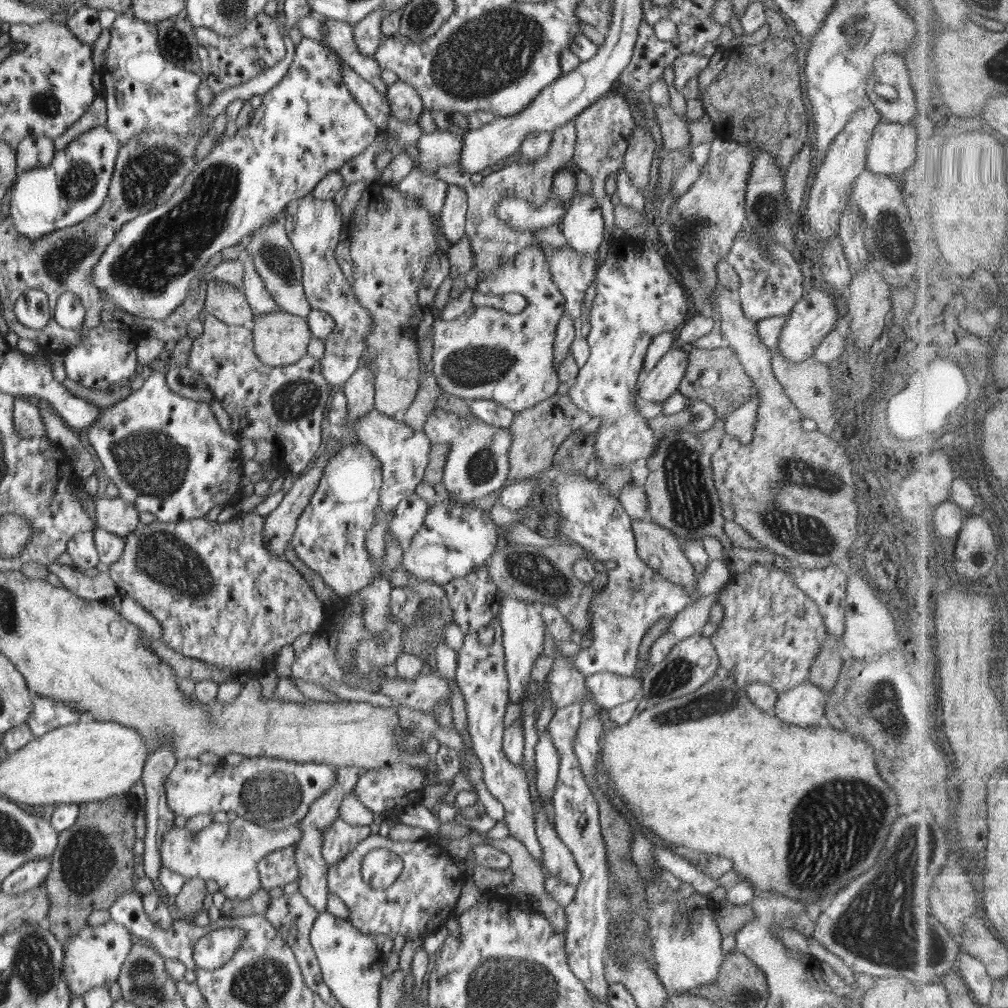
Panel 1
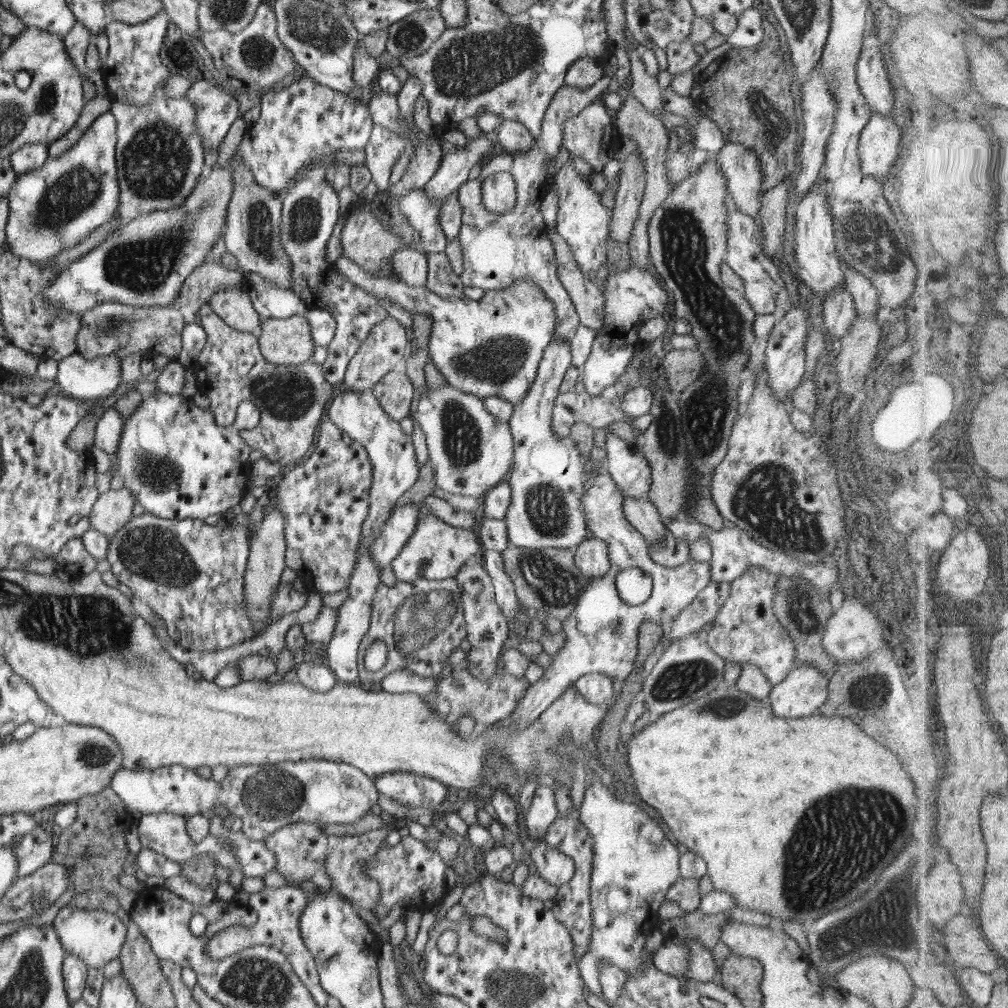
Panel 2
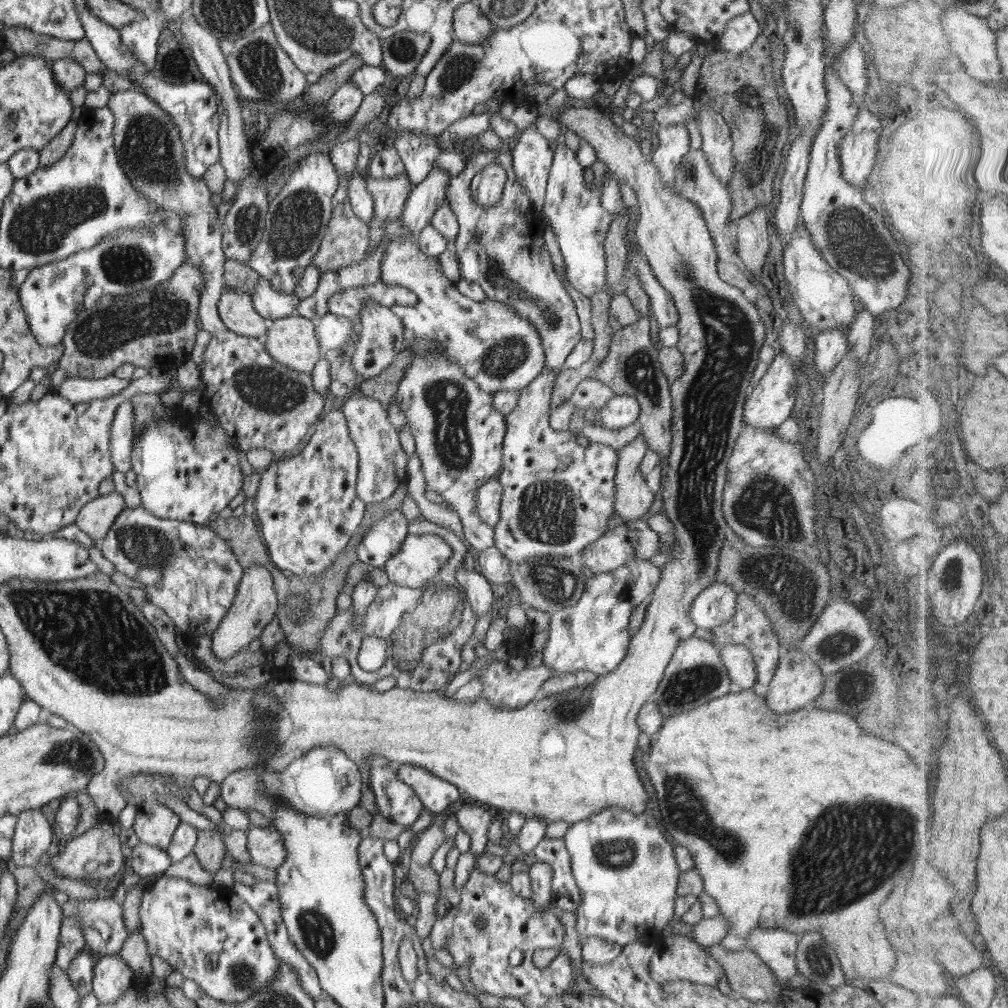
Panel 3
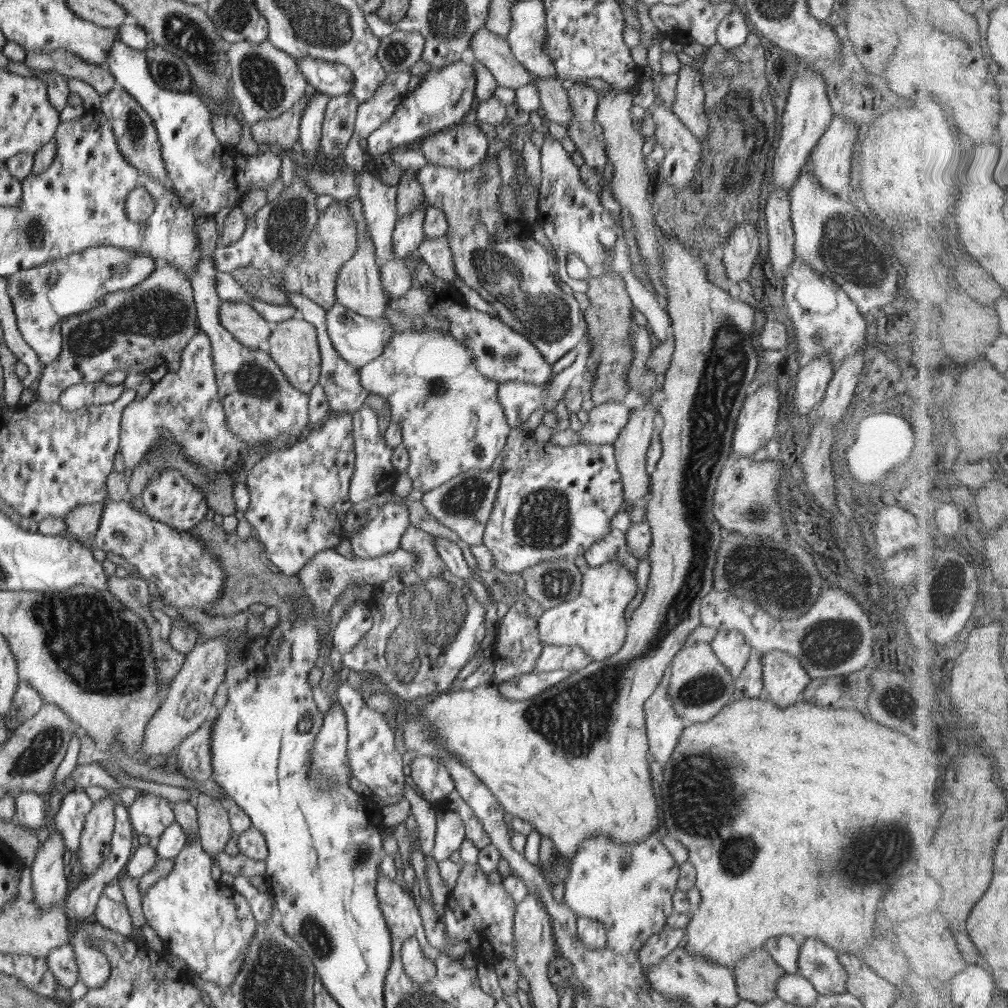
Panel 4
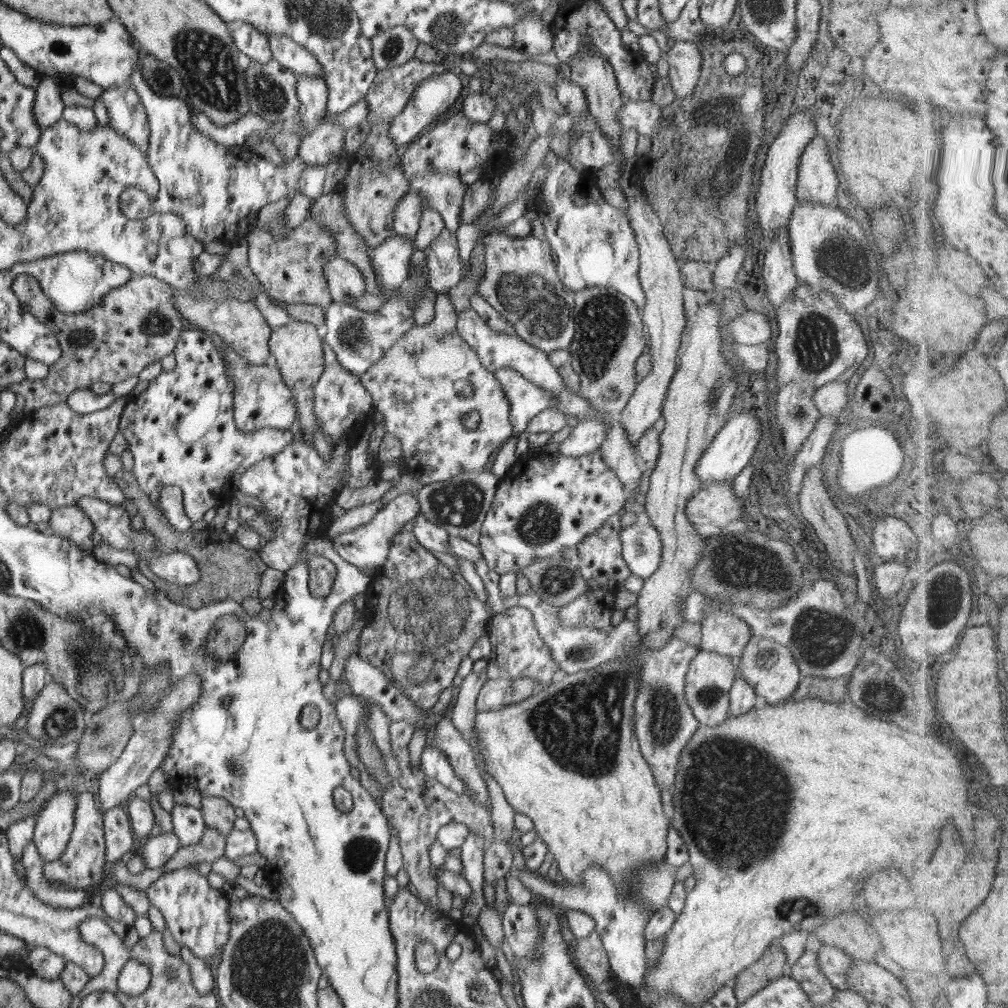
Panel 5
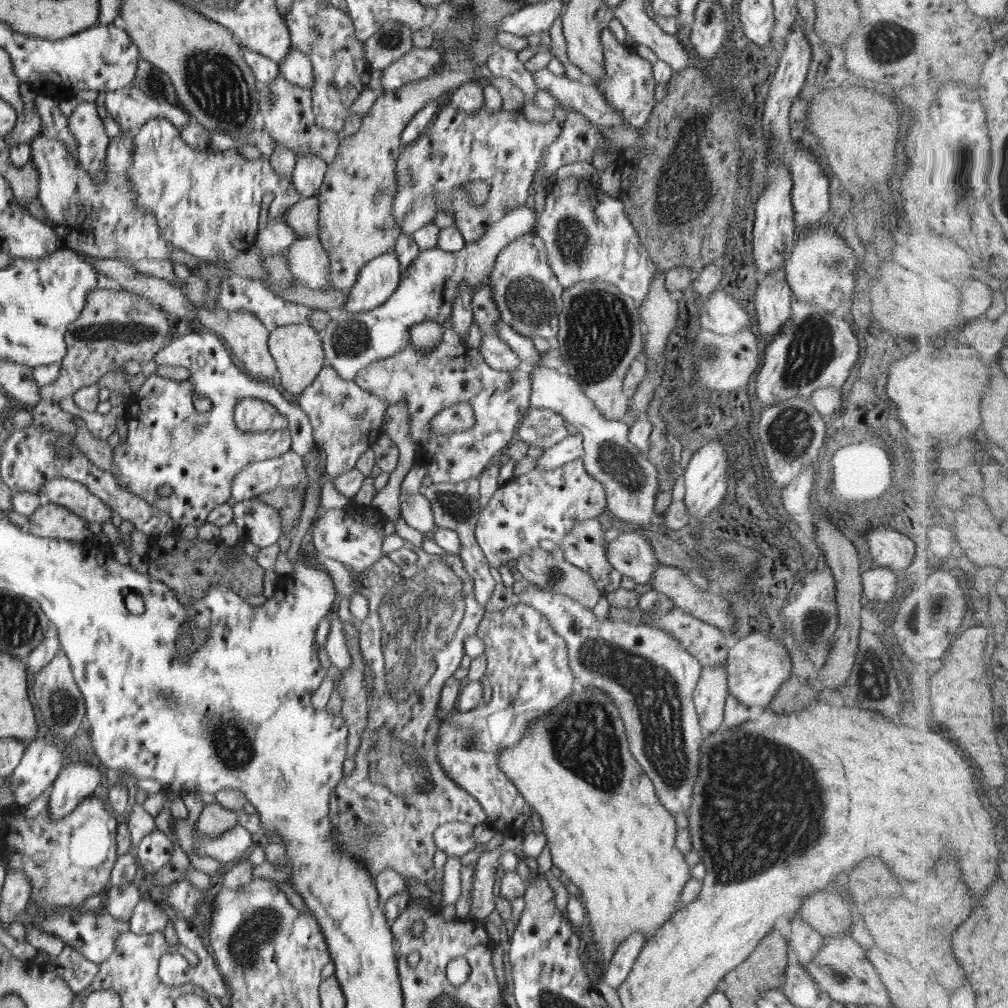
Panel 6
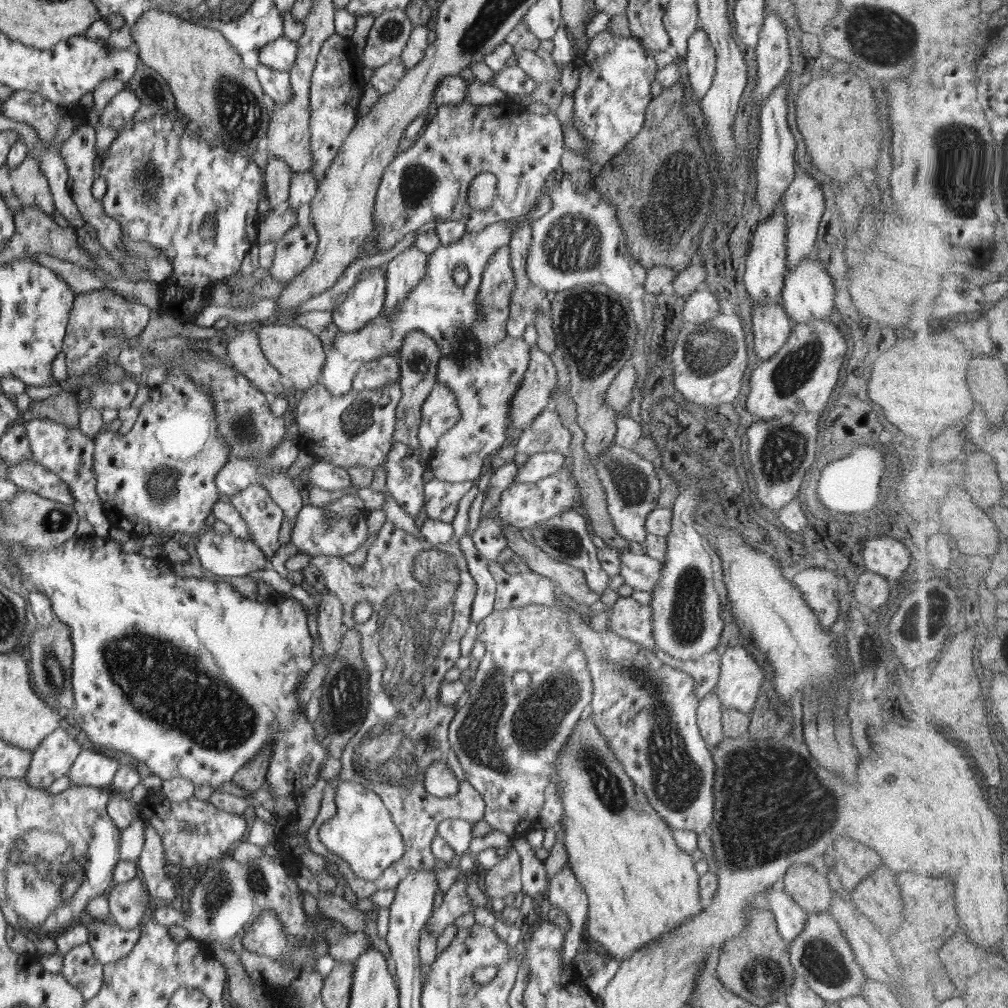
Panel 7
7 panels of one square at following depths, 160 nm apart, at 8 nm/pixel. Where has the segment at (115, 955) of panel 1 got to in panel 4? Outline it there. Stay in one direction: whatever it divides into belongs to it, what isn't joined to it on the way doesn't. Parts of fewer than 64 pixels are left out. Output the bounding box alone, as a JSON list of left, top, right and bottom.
[94,893,133,936]

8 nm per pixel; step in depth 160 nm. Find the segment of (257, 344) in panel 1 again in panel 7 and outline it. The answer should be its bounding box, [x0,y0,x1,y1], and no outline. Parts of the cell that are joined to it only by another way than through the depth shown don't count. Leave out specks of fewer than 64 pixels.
[257,325,325,391]

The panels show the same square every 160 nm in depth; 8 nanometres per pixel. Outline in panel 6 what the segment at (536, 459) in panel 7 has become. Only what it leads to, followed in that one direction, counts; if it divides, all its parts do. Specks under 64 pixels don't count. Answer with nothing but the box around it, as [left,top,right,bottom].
[536,433,584,470]

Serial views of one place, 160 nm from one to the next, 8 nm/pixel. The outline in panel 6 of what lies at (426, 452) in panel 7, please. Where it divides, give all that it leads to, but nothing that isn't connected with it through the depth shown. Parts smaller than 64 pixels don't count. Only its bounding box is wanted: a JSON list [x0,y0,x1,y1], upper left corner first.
[430,405,475,435]

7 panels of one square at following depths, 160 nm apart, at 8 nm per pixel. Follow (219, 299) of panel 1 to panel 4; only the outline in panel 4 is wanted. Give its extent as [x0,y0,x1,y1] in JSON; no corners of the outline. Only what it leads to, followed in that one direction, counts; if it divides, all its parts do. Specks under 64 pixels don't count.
[218,301,273,349]

